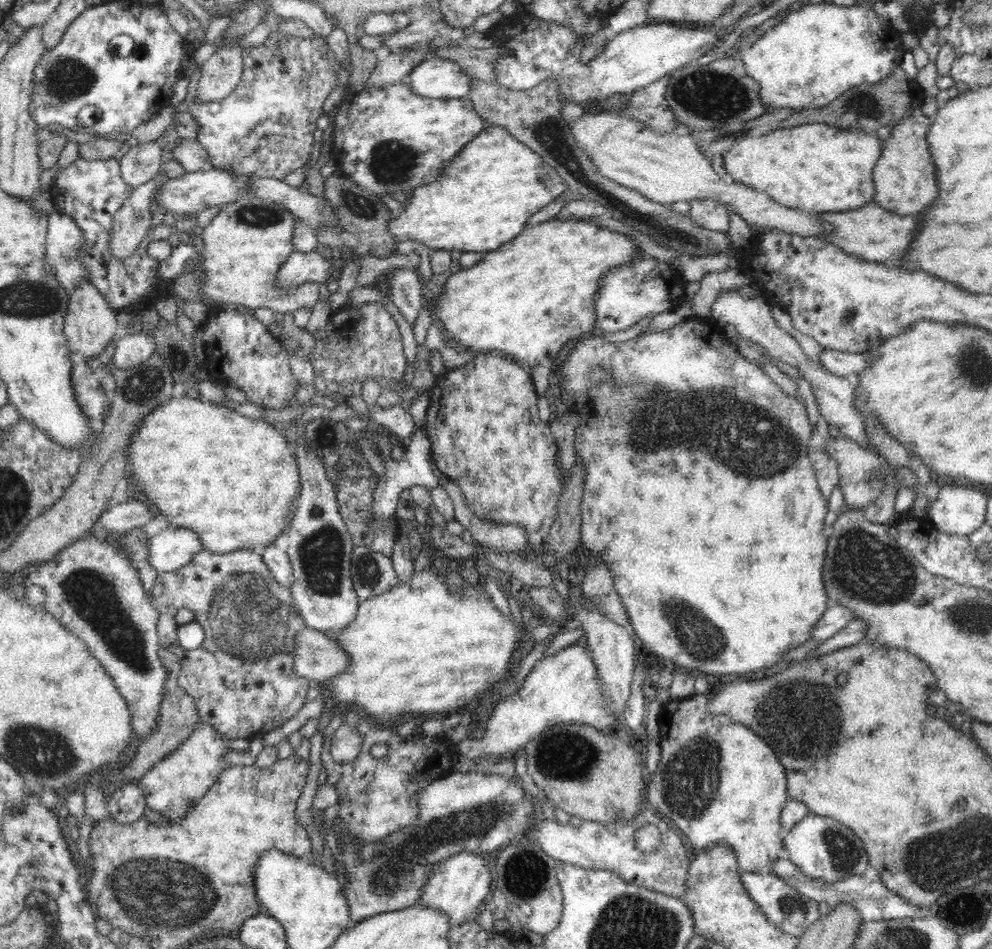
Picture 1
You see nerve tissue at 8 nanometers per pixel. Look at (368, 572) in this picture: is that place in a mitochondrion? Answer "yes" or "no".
yes

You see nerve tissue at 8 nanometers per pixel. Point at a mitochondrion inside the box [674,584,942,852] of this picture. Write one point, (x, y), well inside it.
(802, 718)

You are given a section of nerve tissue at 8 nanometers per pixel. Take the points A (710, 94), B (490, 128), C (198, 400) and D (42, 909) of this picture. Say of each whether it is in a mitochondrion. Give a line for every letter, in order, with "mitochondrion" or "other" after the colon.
A: mitochondrion
B: other
C: other
D: other

